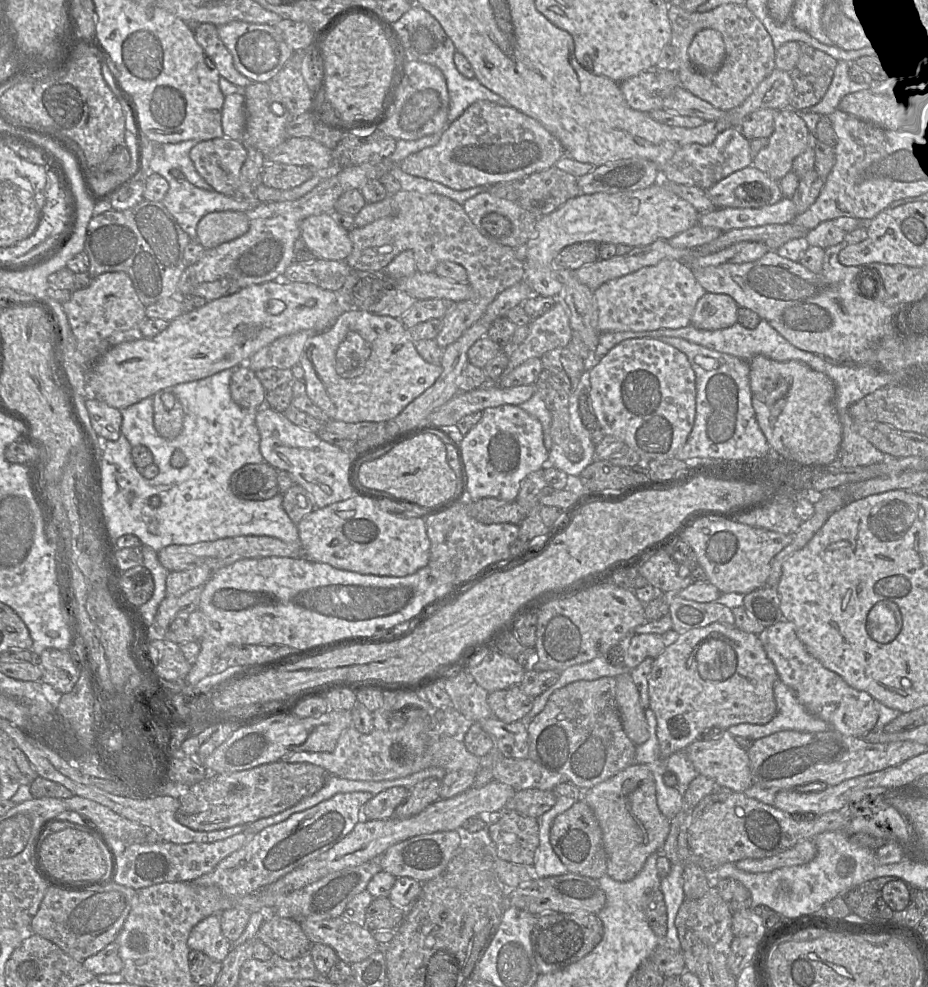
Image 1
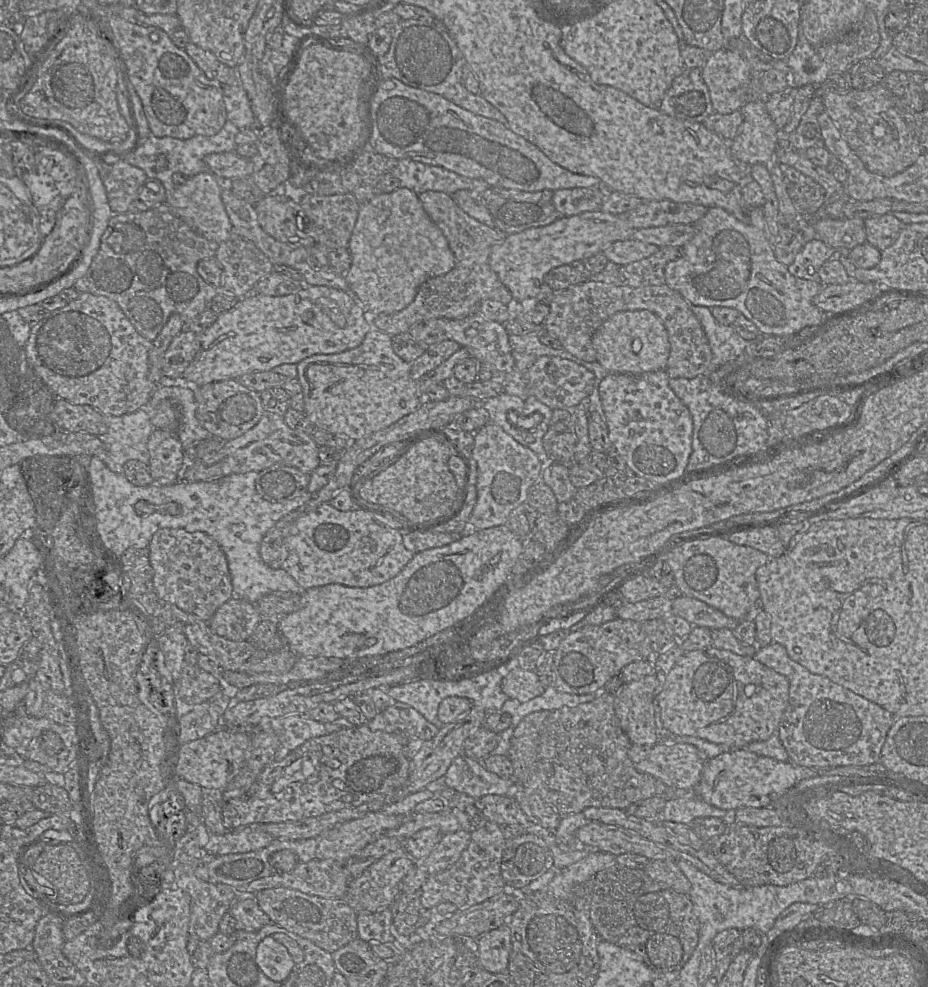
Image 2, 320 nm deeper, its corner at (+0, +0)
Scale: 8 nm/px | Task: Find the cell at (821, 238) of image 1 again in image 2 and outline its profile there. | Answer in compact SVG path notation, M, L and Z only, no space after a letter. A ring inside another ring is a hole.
M888 213L864 219L866 242L880 251L891 246L897 239L904 224Z

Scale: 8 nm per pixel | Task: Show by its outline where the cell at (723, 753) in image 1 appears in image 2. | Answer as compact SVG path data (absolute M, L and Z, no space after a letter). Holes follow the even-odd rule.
M657 742L654 745L631 745L628 756L638 771L658 778L666 786L678 792L689 792L697 787L706 762L699 750L687 743Z

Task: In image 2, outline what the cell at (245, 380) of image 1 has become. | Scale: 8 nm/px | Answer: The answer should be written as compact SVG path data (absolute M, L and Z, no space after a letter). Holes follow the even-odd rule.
M230 379L194 387L197 402L196 417L213 436L223 441L232 440L254 427L264 413L260 393Z

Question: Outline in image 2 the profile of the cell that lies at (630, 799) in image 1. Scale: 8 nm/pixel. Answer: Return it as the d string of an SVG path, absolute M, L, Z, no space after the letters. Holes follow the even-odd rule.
M714 646L706 649L684 652L670 670L664 688L659 694L658 705L661 713L661 721L664 728L676 736L692 736L715 744L726 744L731 747L731 750L746 748L751 742L769 739L777 731L783 714L788 706L789 687L790 682L786 676L768 668L754 657L740 656L728 650L718 649Z

